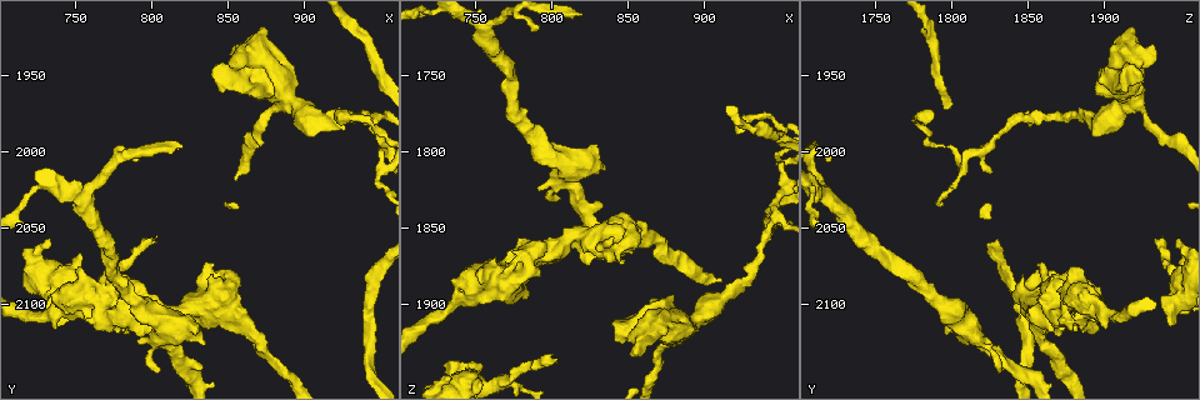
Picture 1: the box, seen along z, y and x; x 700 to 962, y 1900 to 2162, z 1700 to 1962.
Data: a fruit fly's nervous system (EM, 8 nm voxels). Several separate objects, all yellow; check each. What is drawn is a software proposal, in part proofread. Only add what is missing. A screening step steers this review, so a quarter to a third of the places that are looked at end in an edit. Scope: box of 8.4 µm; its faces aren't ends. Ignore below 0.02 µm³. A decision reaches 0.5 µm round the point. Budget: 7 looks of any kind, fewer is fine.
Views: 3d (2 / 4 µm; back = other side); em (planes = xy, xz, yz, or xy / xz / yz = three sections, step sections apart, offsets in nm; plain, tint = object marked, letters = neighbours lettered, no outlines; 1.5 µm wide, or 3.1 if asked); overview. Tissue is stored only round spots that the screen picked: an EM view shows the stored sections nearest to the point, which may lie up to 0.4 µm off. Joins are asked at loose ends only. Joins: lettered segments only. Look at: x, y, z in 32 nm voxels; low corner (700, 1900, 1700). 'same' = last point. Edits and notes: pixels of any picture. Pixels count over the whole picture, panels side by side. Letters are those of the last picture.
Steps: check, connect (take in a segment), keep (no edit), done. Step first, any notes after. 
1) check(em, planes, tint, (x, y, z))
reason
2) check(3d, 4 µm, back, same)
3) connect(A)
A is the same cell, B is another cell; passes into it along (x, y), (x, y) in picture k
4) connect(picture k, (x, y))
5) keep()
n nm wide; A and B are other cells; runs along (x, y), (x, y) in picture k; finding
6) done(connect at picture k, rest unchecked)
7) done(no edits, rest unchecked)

check(3d, 4 µm, (874, 1920, 1918))
branch stops here

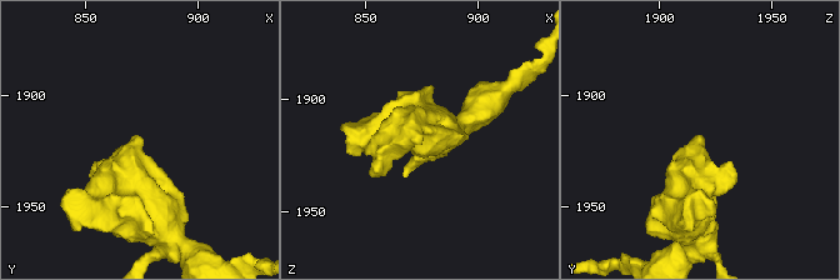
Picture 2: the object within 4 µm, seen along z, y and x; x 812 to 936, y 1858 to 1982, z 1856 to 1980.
check(em, yz, step 4, letters, (874, 1920, 1919))

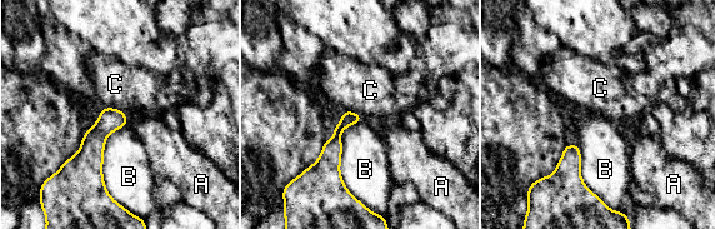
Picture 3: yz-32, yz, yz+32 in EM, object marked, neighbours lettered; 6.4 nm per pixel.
keep()
B touches over 550 nm; A, B and C are other cells; none of them fits

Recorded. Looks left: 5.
check(em, planes, letters, (828, 2118, 1794))
an open end

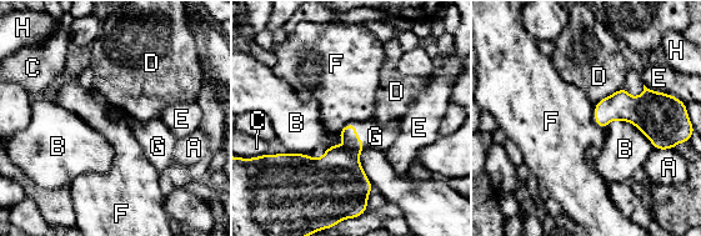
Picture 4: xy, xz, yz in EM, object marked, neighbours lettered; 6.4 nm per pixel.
connect(G)
G is the same cell, A, B, C, D, E, F and H are other cells; it goes on there

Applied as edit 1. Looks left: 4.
check(em, planes, letters, (792, 2086, 1858))
branch stops here

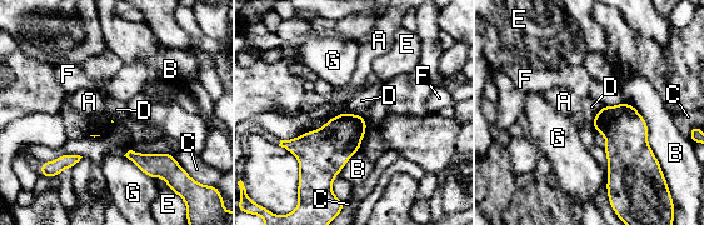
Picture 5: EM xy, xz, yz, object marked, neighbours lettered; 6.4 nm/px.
keep()
A, B, C, D, E, F and G are other cells; border along (344, 111), (362, 116) in picture 5; no lettered segment goes on from it

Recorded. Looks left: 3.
done(connect at picture 4, rest unchecked)

